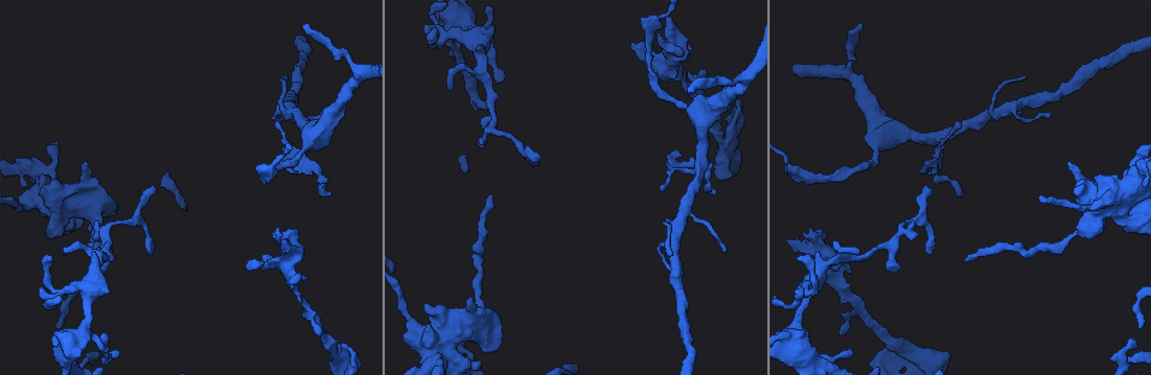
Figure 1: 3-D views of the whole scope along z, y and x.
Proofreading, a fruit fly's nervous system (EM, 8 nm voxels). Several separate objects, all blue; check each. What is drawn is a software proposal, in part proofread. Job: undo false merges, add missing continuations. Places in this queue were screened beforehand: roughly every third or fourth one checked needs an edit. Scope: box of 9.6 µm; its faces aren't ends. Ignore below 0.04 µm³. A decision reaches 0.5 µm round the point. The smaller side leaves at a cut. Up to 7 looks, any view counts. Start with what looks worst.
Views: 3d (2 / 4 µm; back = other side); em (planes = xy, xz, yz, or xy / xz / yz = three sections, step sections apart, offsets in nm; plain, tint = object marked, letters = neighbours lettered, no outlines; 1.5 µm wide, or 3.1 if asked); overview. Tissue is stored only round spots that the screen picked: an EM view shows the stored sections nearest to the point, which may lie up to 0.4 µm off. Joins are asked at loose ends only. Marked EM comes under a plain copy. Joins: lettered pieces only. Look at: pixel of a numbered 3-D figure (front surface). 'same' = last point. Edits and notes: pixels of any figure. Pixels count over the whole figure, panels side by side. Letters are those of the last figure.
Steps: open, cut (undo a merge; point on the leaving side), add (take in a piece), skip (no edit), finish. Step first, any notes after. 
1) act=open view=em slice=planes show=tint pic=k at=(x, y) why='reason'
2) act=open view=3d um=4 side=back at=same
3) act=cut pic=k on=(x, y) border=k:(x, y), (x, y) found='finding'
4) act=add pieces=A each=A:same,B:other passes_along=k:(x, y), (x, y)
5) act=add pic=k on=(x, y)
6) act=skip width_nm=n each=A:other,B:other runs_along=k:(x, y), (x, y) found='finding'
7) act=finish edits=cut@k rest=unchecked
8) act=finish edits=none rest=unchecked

act=open view=3d um=4 pic=1 at=(967, 260) why='free end'

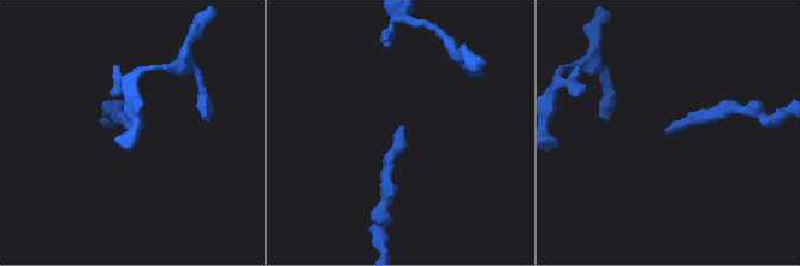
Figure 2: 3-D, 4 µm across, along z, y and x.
act=open view=em slice=xz step=8 show=tint pic=2 at=(668, 133)

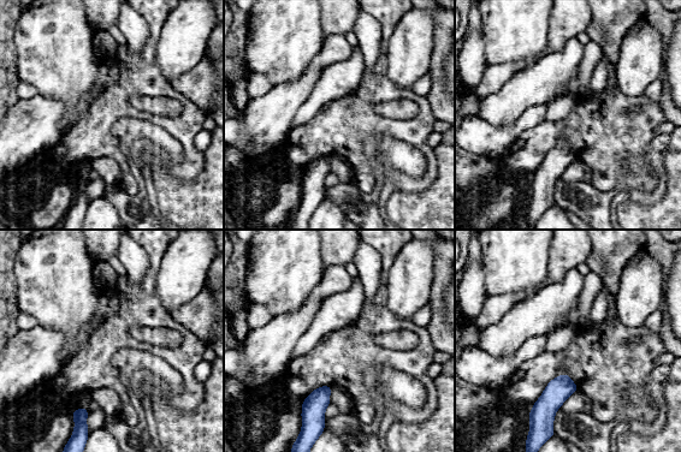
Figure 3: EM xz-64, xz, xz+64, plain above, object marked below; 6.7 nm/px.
act=open view=em slice=planes show=letters at=same why='another direction'

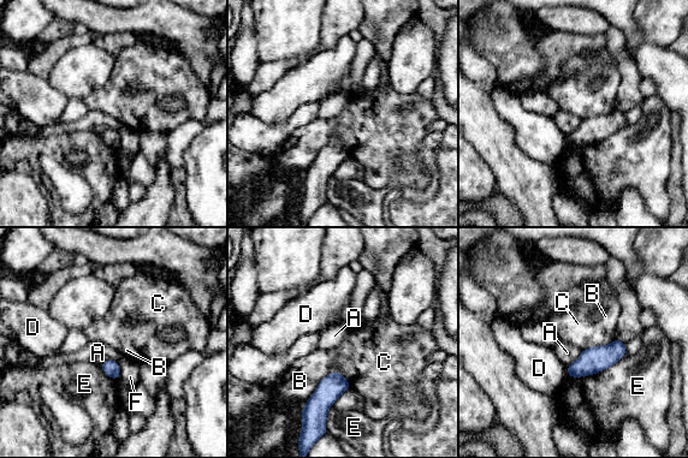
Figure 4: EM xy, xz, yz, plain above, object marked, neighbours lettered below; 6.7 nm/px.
act=skip width_nm=110 each=A:other,B:other,C:other,D:other,E:other,F:other border=4:(626, 355), (595, 373), (570, 378) found='none of them fits'

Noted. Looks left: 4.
act=open view=3d um=2 pic=1 at=(962, 196) why='free end'

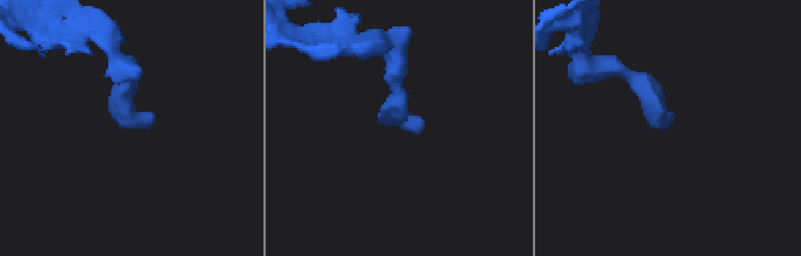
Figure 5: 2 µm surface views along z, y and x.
act=open view=em slice=xy step=4 show=tint pic=5 at=(664, 123) why='need the tissue'

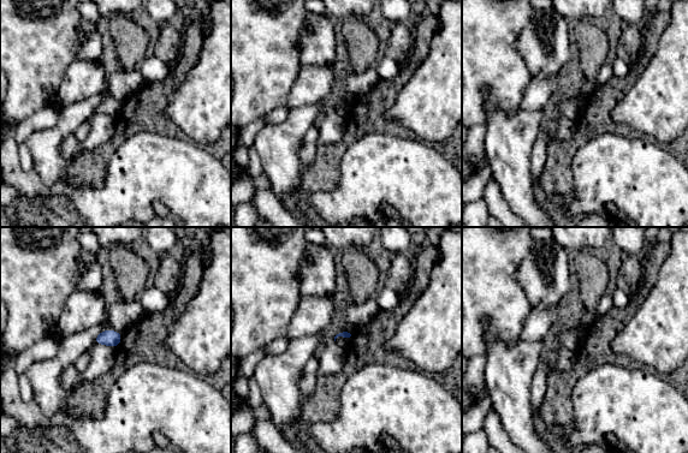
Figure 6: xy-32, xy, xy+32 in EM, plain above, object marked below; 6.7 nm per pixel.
act=open view=em slice=planes show=letters at=same why='another direction'

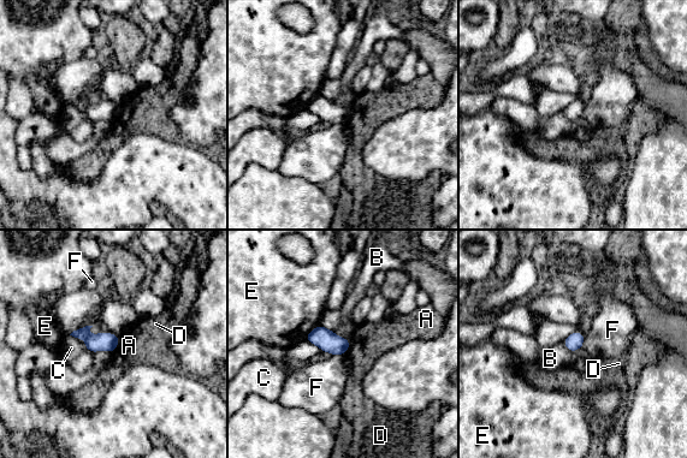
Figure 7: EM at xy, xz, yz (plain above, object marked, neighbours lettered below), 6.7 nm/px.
act=skip each=A:other,B:other,C:other,D:other,E:other,F:other border=7:(332, 332), (349, 340) found='no lettered piece goes on from it'

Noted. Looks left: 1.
act=finish edits=none rest=unchecked

